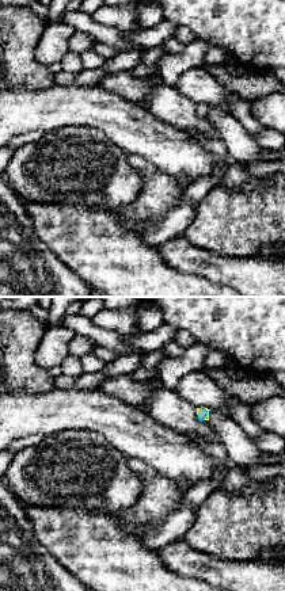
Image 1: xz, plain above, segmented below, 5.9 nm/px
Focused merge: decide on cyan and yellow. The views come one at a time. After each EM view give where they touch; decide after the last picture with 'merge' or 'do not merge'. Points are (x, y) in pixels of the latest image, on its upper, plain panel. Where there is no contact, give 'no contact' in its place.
contact (206, 110)

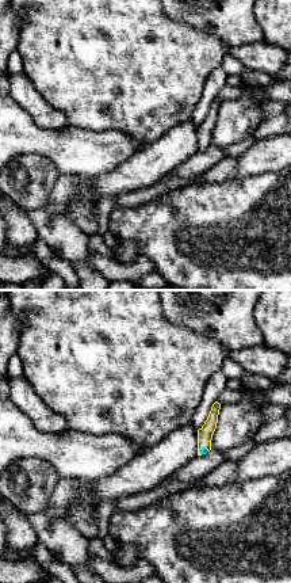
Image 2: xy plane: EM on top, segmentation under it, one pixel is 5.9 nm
contact (203, 144)

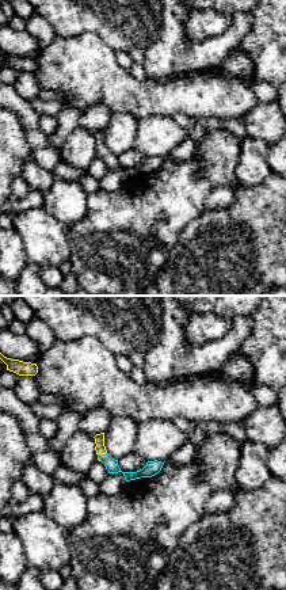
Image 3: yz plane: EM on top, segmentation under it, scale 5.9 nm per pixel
contact (102, 151)

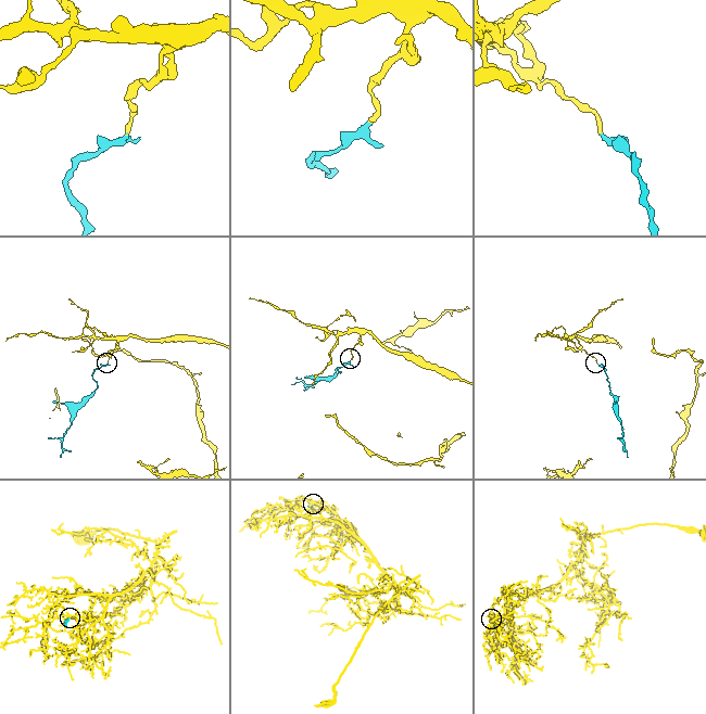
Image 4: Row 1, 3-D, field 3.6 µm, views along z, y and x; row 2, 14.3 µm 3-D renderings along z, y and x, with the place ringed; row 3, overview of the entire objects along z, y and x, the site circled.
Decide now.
merge

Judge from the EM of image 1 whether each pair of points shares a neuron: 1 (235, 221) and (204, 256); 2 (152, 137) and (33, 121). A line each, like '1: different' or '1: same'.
1: different
2: same

